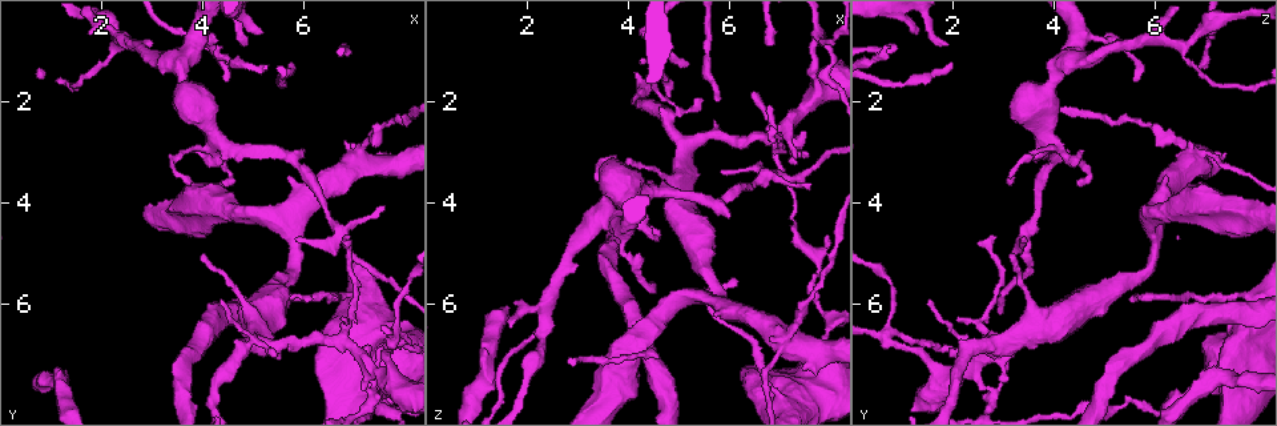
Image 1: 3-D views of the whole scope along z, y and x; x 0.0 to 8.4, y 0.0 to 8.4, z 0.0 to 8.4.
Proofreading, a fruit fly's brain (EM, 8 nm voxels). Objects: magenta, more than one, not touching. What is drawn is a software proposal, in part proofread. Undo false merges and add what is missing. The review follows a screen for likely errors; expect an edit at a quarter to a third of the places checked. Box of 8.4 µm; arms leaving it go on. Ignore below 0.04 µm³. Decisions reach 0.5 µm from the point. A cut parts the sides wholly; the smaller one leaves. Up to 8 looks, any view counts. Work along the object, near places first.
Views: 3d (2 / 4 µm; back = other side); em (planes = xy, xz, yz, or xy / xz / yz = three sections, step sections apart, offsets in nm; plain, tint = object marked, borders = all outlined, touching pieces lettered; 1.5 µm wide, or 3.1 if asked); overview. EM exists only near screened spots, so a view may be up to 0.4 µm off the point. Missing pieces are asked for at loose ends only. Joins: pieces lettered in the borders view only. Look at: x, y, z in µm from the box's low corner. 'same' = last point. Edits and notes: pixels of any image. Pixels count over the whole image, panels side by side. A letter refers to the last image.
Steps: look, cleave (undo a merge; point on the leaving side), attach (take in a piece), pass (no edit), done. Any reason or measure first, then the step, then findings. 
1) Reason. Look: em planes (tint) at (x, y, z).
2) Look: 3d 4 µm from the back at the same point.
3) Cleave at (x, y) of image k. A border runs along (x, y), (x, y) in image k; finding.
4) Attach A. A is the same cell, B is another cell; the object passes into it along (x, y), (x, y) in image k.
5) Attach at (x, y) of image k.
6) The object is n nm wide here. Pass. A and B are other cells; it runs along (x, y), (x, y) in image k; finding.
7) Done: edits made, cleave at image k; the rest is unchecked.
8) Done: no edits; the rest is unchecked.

Tapers out. Look: em planes (borders) at (4.40, 1.50, 5.60).

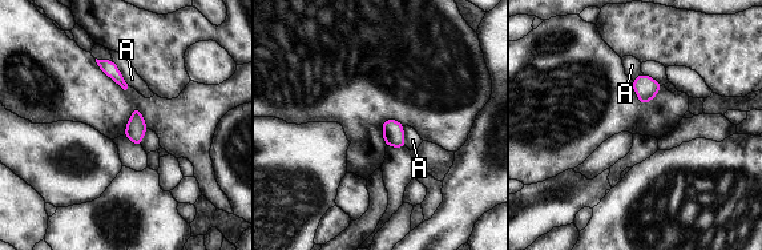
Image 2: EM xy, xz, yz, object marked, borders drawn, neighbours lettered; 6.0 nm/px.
Pass. A is another cell; a border runs along (112, 61), (128, 84) in image 2; no lettered piece goes on from it.

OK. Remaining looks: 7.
Stops while still wide. Look: em planes (borders) at (5.75, 3.45, 6.25).

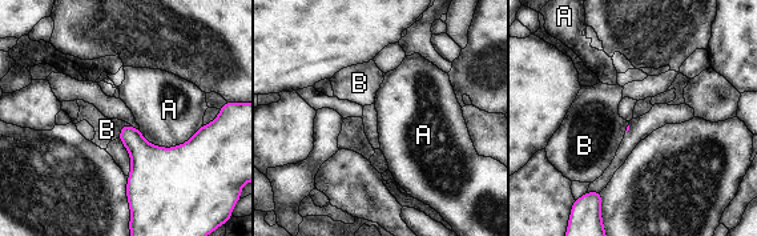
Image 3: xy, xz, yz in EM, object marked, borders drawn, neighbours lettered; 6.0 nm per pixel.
Pass. A and B are other cells; a border runs along (202, 126), (172, 147), (139, 131) in image 3; none of them fits.

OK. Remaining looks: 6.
Branch stops here. Look: em yz step 8 (tint) at (3.85, 2.95, 4.55).

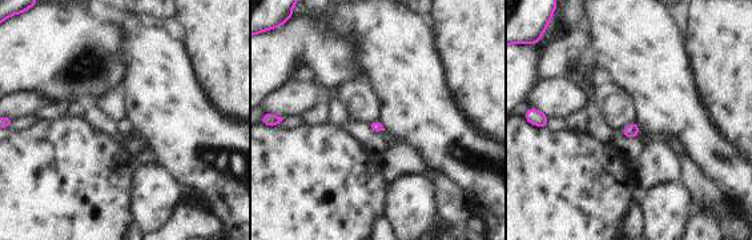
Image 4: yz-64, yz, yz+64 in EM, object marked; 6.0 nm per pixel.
Look: em planes (borders) at the same point.

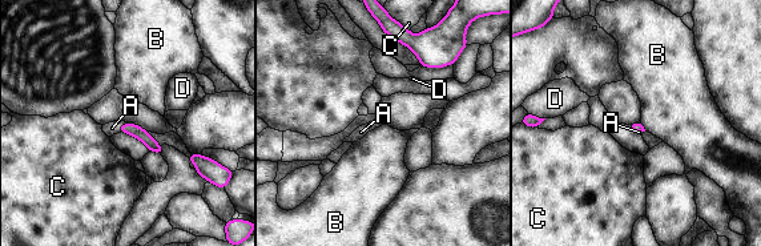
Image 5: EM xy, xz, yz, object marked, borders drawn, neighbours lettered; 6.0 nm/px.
Attach A. A is the same cell, B, C and D are other cells; the object passes into it along (135, 130), (124, 124), (112, 128) in image 5; the neuron continues.

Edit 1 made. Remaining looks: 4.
Thick turns thin. Look: em planes (tint) at (7.95, 7.75, 6.55).

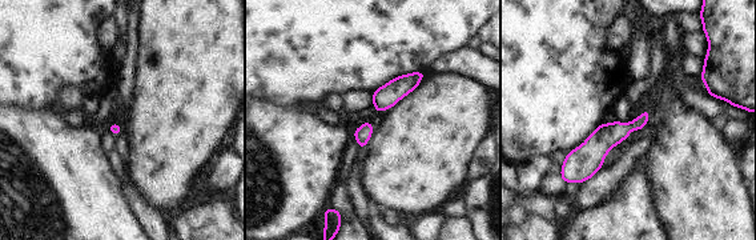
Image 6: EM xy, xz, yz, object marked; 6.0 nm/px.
See the neighbours. Look: em planes (borders) at the same point.

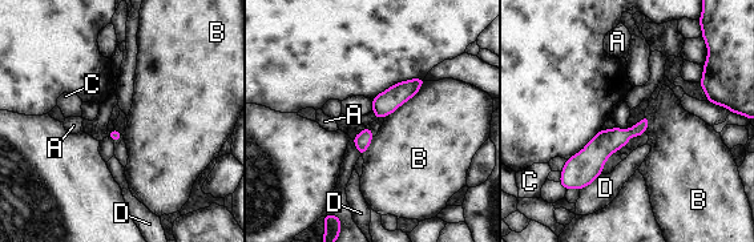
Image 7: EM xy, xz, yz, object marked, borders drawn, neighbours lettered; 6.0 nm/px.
Pass. A, B, C and D are other cells; it runs along (645, 121), (608, 141), (568, 176) in image 7; all the same neuron.

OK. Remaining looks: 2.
Done: edits made, attach at image 5; the rest is unchecked.

